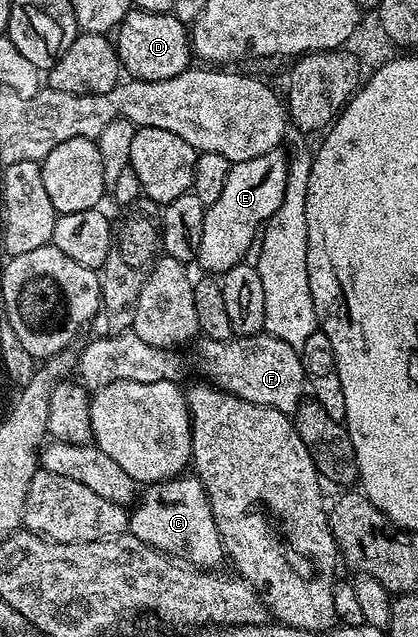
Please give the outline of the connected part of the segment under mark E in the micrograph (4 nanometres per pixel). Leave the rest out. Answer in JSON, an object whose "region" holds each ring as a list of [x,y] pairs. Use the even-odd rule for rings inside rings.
{"region":[[[278,147],[267,151],[267,155],[259,155],[255,159],[235,161],[230,164],[227,183],[215,203],[207,206],[203,219],[203,239],[199,243],[196,264],[205,268],[204,272],[209,275],[220,275],[231,267],[242,264],[245,257],[254,248],[259,234],[262,232],[265,222],[279,211],[279,203],[283,203],[283,191],[287,191],[287,175],[289,174],[290,158],[285,157],[284,148]]]}

